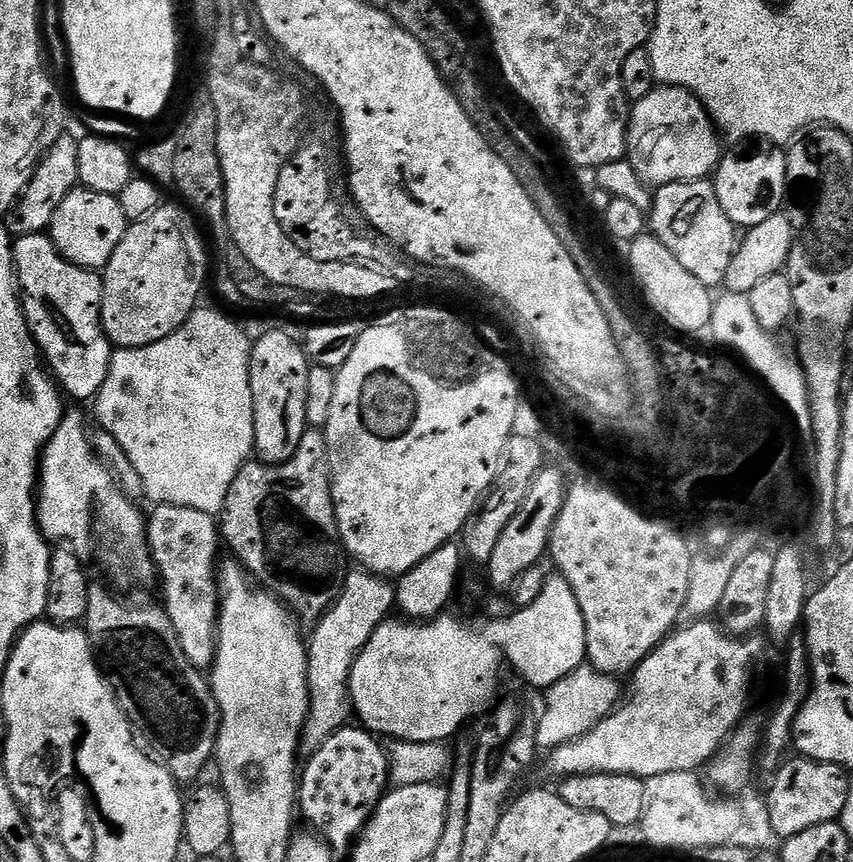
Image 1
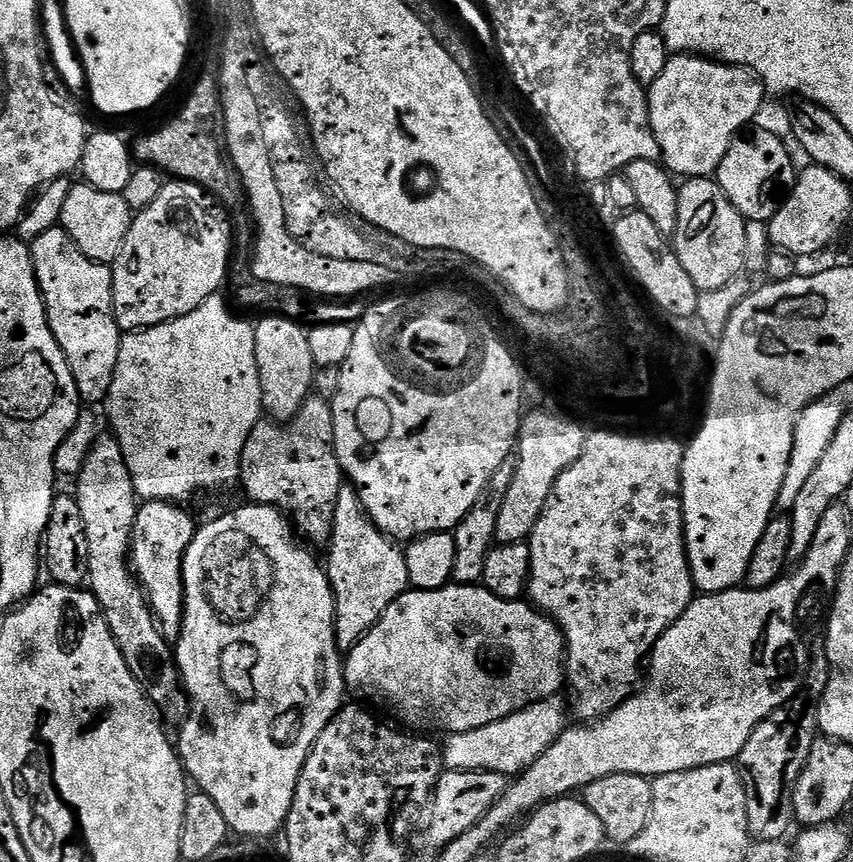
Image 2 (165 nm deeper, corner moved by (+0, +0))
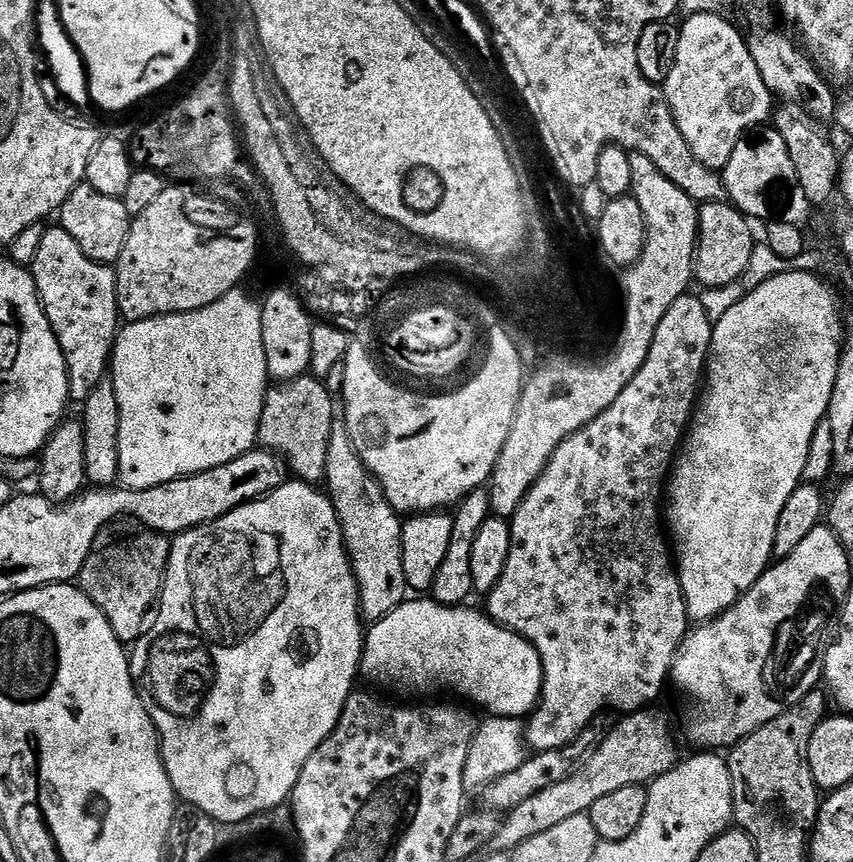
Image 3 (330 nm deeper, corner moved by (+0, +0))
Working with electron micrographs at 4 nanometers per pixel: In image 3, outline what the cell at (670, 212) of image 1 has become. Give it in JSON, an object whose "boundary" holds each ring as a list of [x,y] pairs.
{"boundary":[[[731,202],[701,204],[698,211],[700,239],[696,242],[695,283],[705,284],[708,290],[719,290],[737,283],[743,277],[750,262],[750,254],[754,254],[754,246],[758,243],[757,237],[752,237],[753,225],[749,217],[737,210],[736,205]]]}

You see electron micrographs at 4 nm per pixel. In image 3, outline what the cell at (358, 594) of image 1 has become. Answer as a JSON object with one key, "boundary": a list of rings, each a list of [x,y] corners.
{"boundary":[[[343,422],[332,425],[324,480],[342,526],[344,544],[348,548],[348,561],[352,563],[352,573],[360,595],[361,617],[368,622],[386,618],[386,614],[404,603],[410,592],[406,570],[402,566],[404,526],[401,517],[386,502],[380,483],[369,474],[367,466],[356,453],[348,427]]]}

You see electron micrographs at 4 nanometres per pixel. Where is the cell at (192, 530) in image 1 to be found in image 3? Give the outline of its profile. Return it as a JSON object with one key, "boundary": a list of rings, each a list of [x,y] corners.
{"boundary":[[[144,530],[139,534],[141,536],[132,536],[121,544],[93,550],[78,577],[79,588],[94,606],[98,606],[98,610],[102,610],[102,614],[106,614],[114,634],[126,646],[132,646],[135,640],[143,641],[152,626],[152,615],[160,602],[172,553],[172,540],[161,532]]]}

